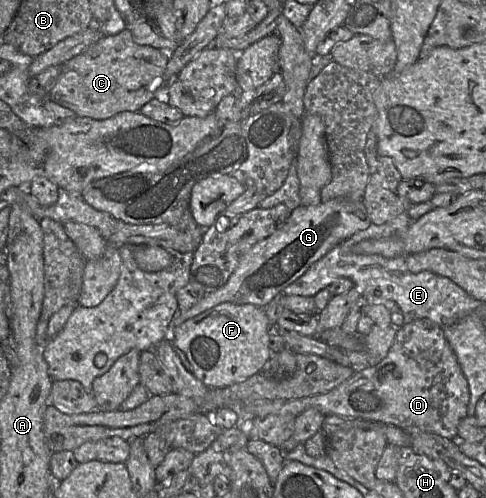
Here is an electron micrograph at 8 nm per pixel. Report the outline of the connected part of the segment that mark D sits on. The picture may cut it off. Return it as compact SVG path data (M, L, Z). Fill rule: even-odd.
M415 320L397 329L386 357L376 366L356 371L350 379L325 394L299 399L240 401L228 408L235 412L243 410L258 418L285 414L297 417L315 408L325 416L384 423L405 431L419 429L453 440L459 423L467 416L469 398L467 380L442 329L427 320ZM386 365L393 365L394 370L379 374Z

